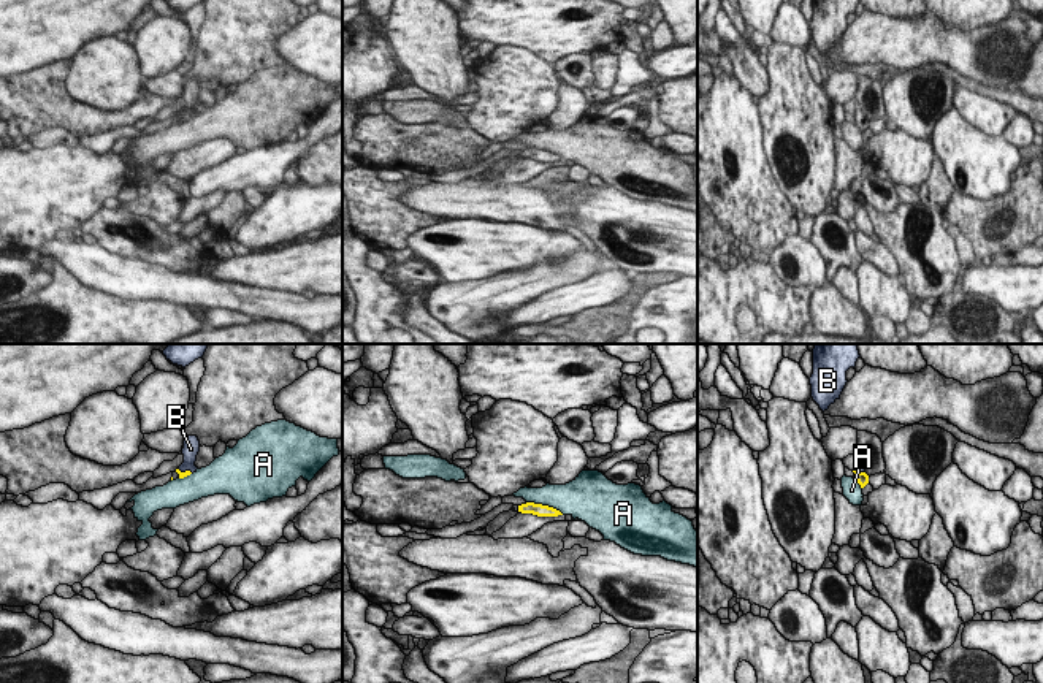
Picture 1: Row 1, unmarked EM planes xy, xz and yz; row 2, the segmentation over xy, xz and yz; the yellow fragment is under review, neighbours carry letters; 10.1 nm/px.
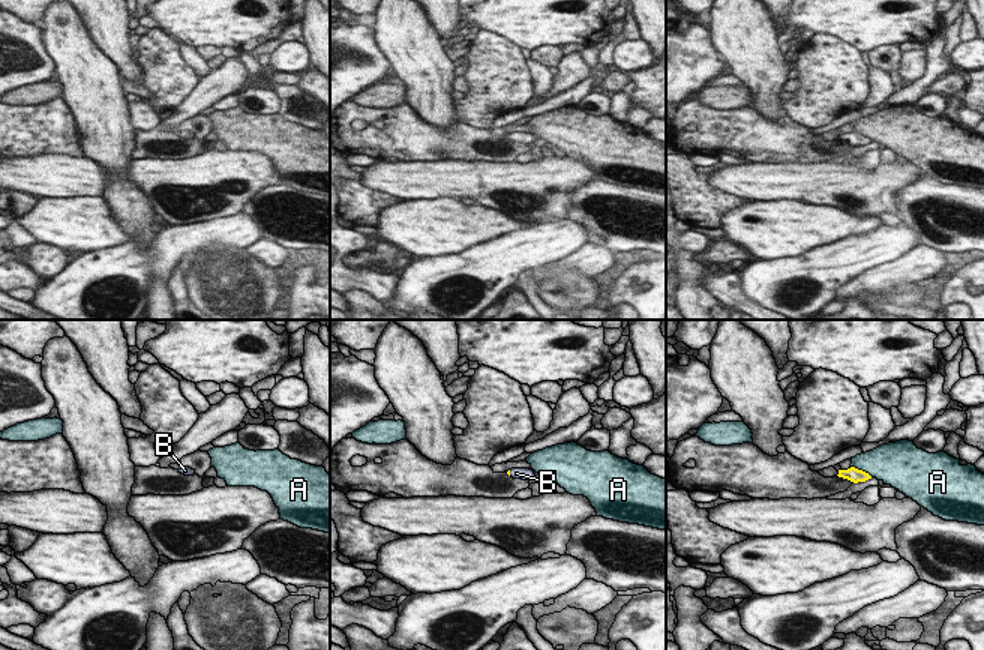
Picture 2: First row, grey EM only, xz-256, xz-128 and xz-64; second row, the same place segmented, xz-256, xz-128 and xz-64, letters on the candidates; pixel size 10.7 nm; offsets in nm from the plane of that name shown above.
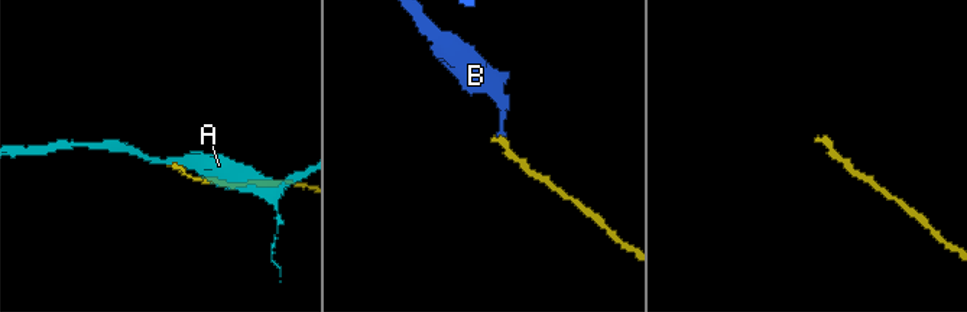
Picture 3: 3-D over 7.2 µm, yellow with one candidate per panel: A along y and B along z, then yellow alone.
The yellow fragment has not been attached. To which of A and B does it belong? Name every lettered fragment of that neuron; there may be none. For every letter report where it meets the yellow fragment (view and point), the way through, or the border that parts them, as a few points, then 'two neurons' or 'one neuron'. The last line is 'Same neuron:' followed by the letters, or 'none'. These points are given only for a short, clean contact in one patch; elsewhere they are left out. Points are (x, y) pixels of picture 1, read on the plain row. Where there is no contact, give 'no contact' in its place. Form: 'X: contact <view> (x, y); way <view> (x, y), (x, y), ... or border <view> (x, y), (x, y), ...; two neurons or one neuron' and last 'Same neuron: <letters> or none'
A: contact xz (546, 151); two neurons
B: contact xy (186, 116); way xy (187, 118), (186, 116), (191, 94); one neuron
Same neuron: B

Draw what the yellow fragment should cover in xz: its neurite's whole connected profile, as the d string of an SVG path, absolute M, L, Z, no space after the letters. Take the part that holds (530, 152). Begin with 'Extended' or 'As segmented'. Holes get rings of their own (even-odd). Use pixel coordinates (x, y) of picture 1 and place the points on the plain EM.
As segmented. M526 147L518 151L518 157L522 158L533 158L537 162L558 162L563 160L560 155L548 152L548 151L542 151L542 149L534 149L534 147Z

